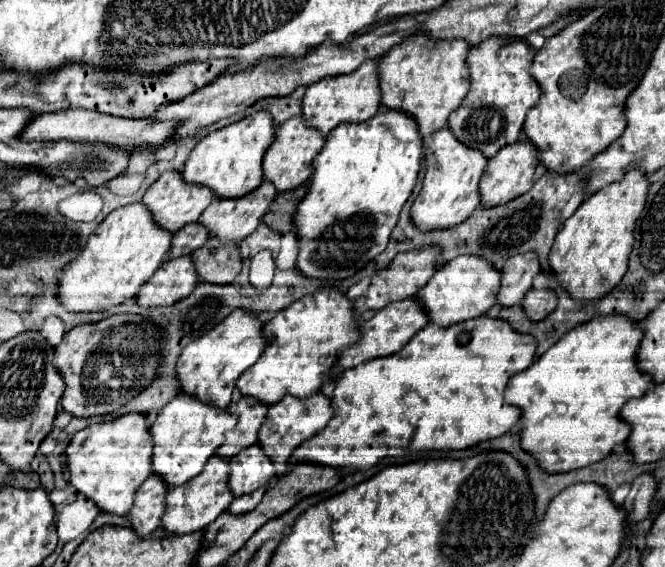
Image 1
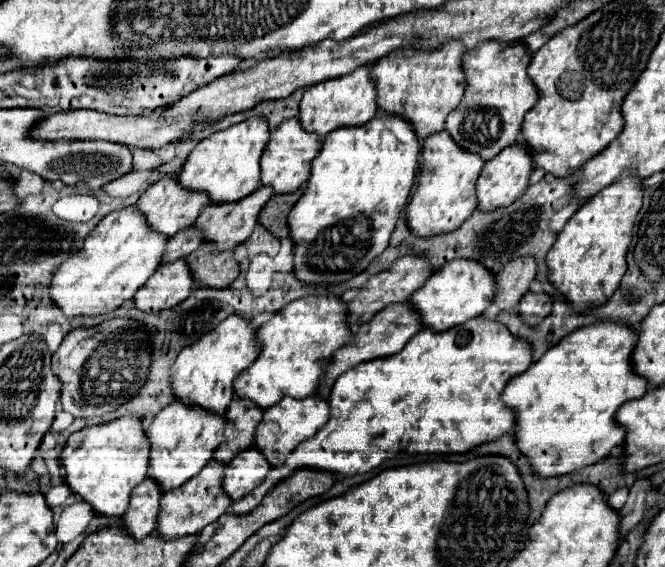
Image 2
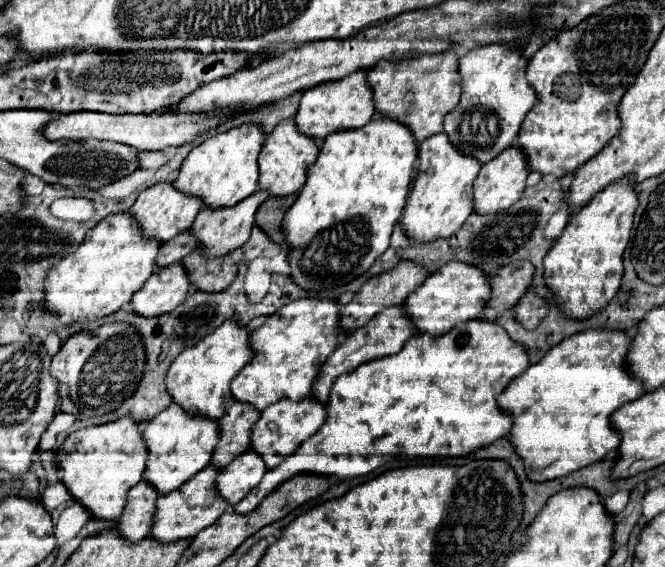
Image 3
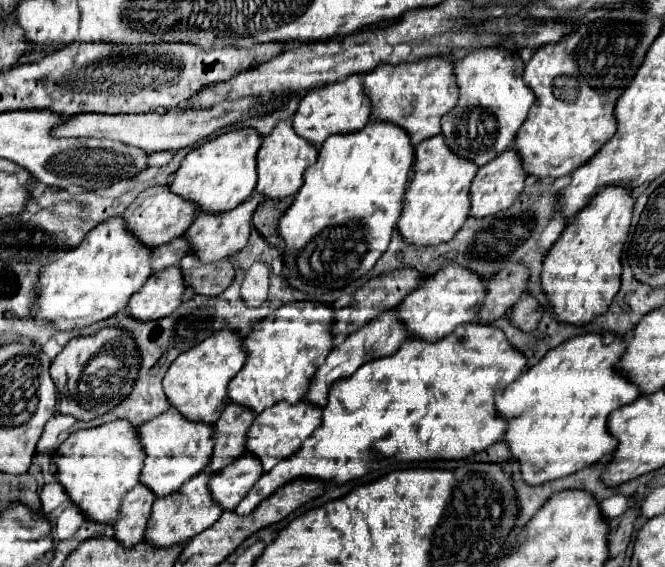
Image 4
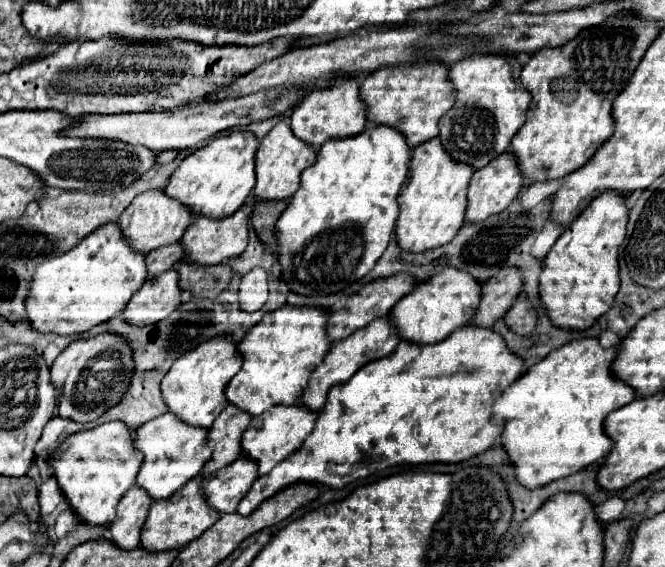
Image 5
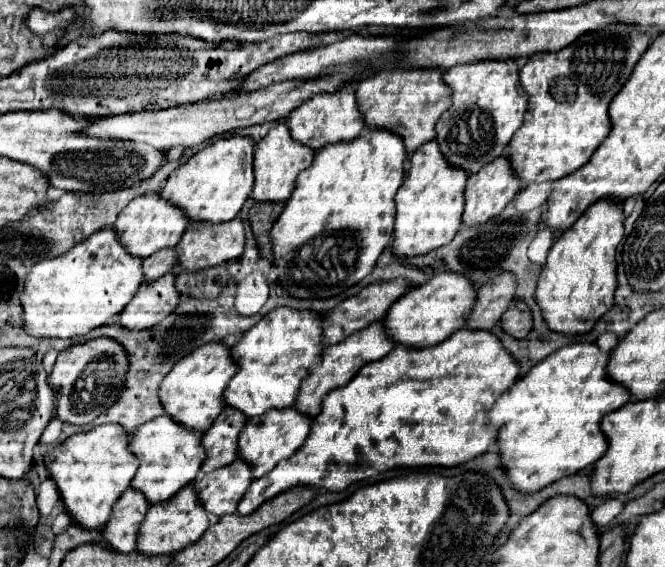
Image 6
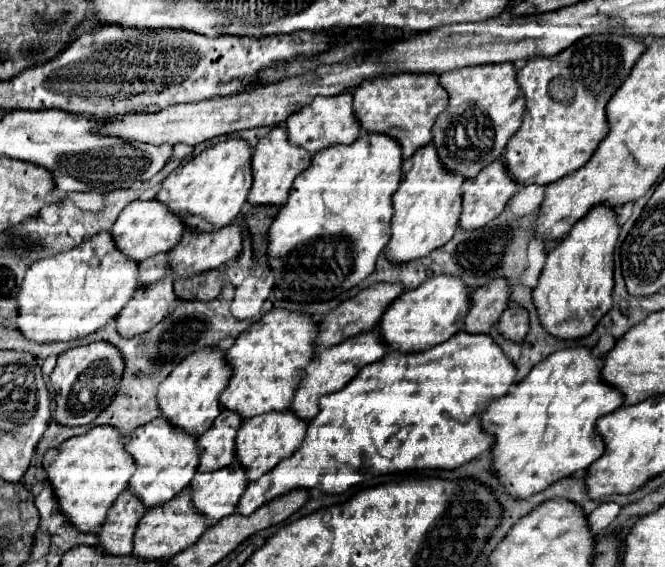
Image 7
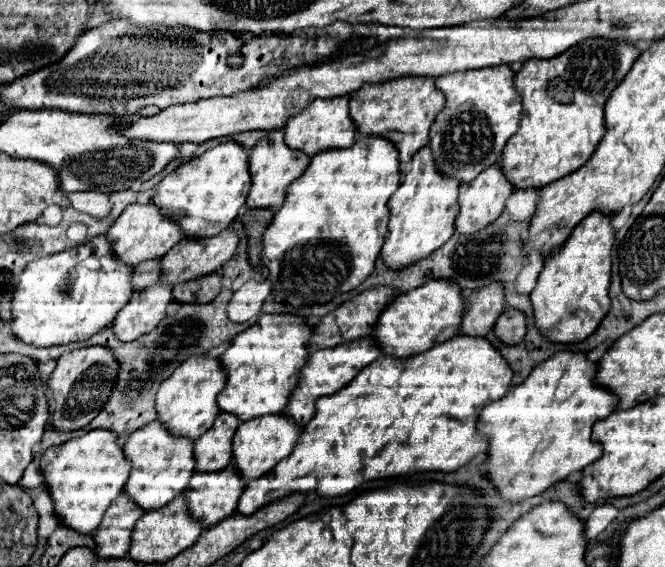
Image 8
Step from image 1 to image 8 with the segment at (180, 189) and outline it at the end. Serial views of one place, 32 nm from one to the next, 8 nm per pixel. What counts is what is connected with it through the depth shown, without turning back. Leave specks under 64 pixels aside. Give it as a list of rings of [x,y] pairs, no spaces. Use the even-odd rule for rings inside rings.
[[[148,202],[148,204],[130,204],[106,232],[106,240],[110,242],[112,254],[118,260],[130,266],[138,266],[140,262],[164,256],[174,244],[182,240],[182,232],[170,218],[160,216],[160,210],[152,202]]]

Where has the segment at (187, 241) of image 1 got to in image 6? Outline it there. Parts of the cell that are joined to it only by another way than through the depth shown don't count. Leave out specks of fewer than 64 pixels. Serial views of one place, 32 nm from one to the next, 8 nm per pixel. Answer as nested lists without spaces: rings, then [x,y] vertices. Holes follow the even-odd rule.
[[[164,248],[148,258],[144,258],[144,282],[154,282],[164,274],[172,272],[170,268],[176,264],[176,250]]]

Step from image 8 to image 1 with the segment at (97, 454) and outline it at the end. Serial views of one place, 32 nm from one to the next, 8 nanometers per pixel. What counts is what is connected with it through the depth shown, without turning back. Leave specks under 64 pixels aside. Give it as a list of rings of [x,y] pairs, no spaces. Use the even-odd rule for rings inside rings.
[[[126,414],[76,432],[64,450],[70,486],[92,500],[100,512],[124,516],[124,512],[132,508],[136,488],[150,476],[152,440],[148,434],[146,416],[142,414]]]

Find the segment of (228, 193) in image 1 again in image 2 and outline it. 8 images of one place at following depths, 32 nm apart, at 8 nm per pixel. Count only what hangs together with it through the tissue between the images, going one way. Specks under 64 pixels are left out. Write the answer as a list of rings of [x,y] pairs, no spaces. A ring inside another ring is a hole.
[[[250,118],[230,126],[228,130],[214,132],[196,144],[196,148],[186,158],[182,172],[178,174],[180,186],[192,192],[204,192],[214,204],[236,202],[252,194],[256,188],[260,188],[260,156],[268,144],[268,138],[270,130],[264,118]]]

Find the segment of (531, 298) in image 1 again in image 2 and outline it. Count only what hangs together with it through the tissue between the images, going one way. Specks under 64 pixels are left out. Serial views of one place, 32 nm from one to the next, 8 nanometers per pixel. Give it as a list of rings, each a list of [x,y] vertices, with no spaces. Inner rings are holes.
[[[526,292],[526,296],[520,300],[518,314],[522,316],[526,326],[536,326],[536,324],[540,324],[542,318],[546,318],[550,314],[550,308],[552,308],[550,296]]]

